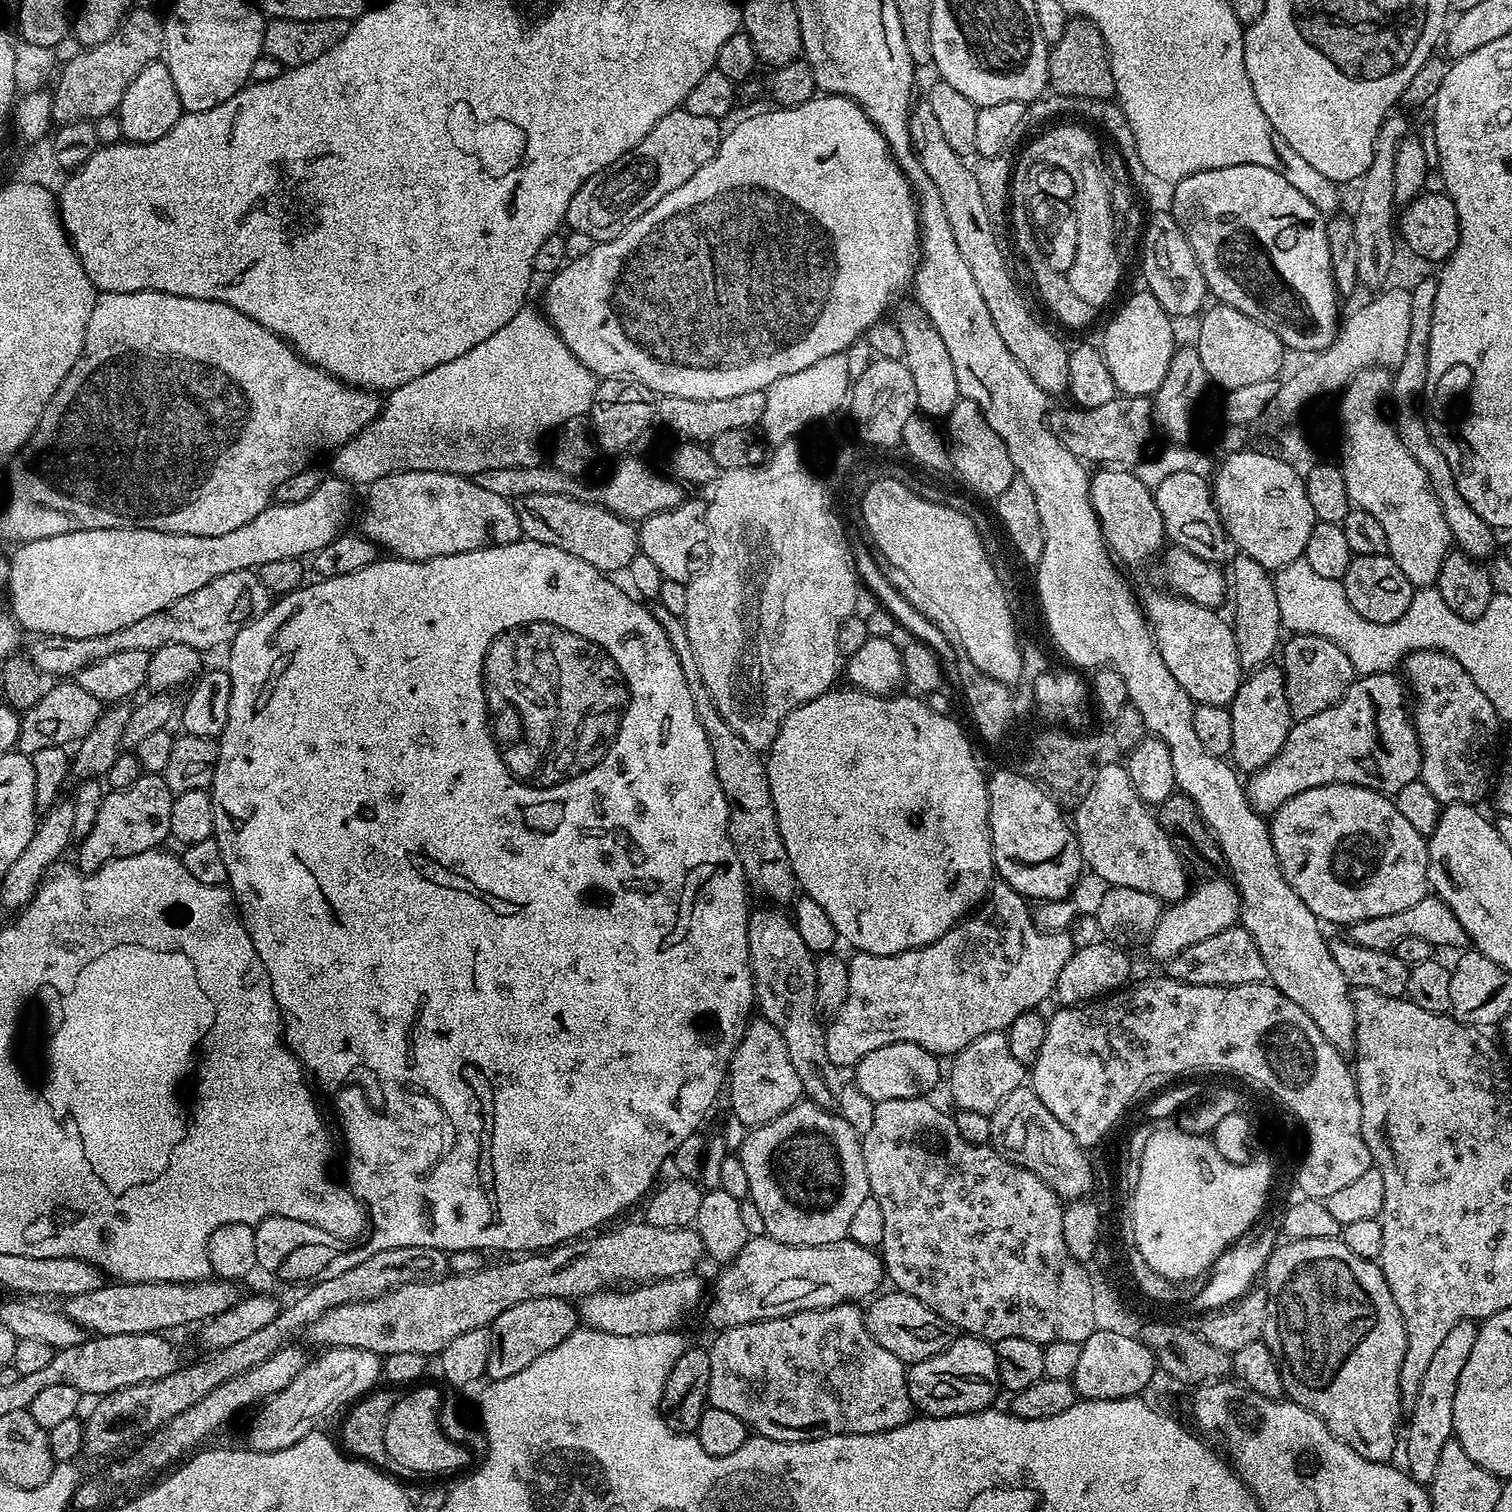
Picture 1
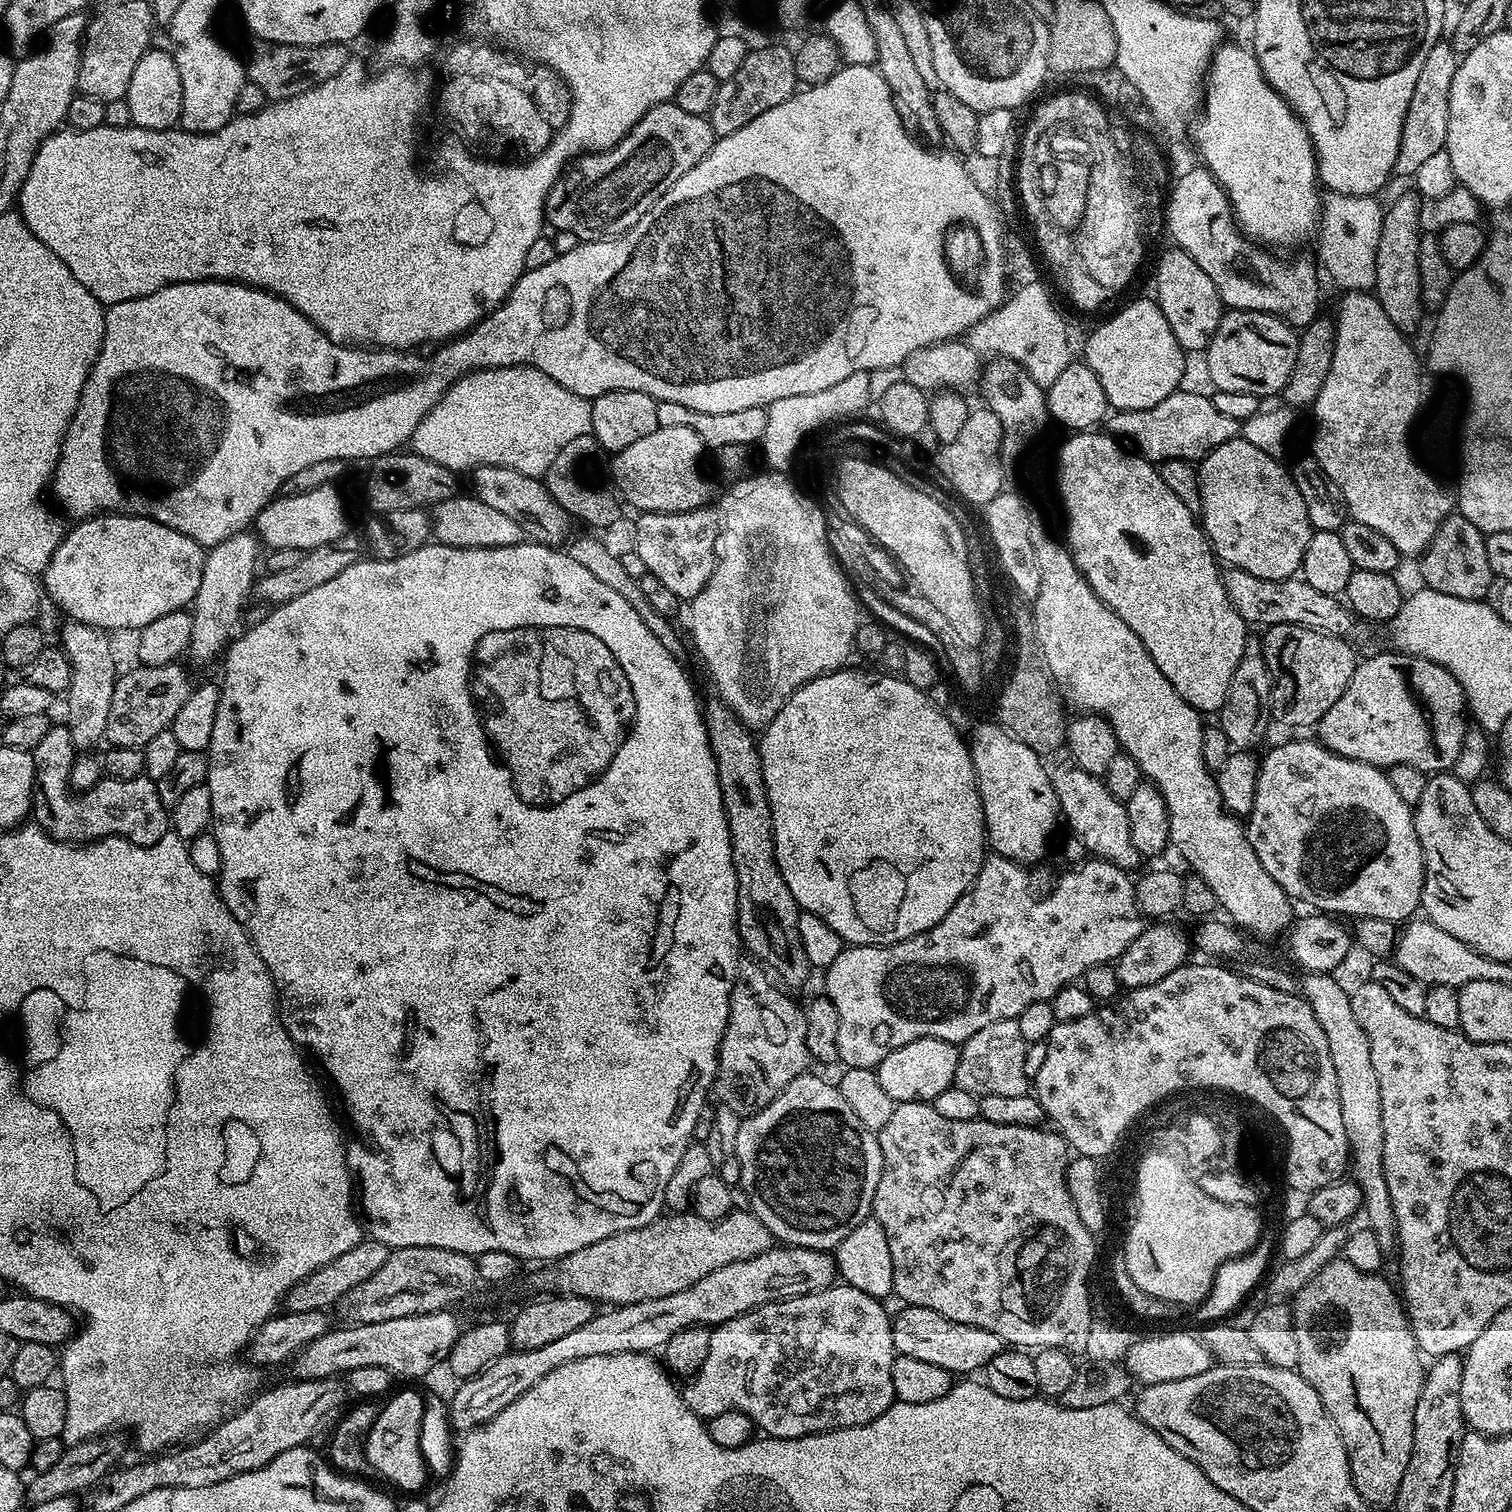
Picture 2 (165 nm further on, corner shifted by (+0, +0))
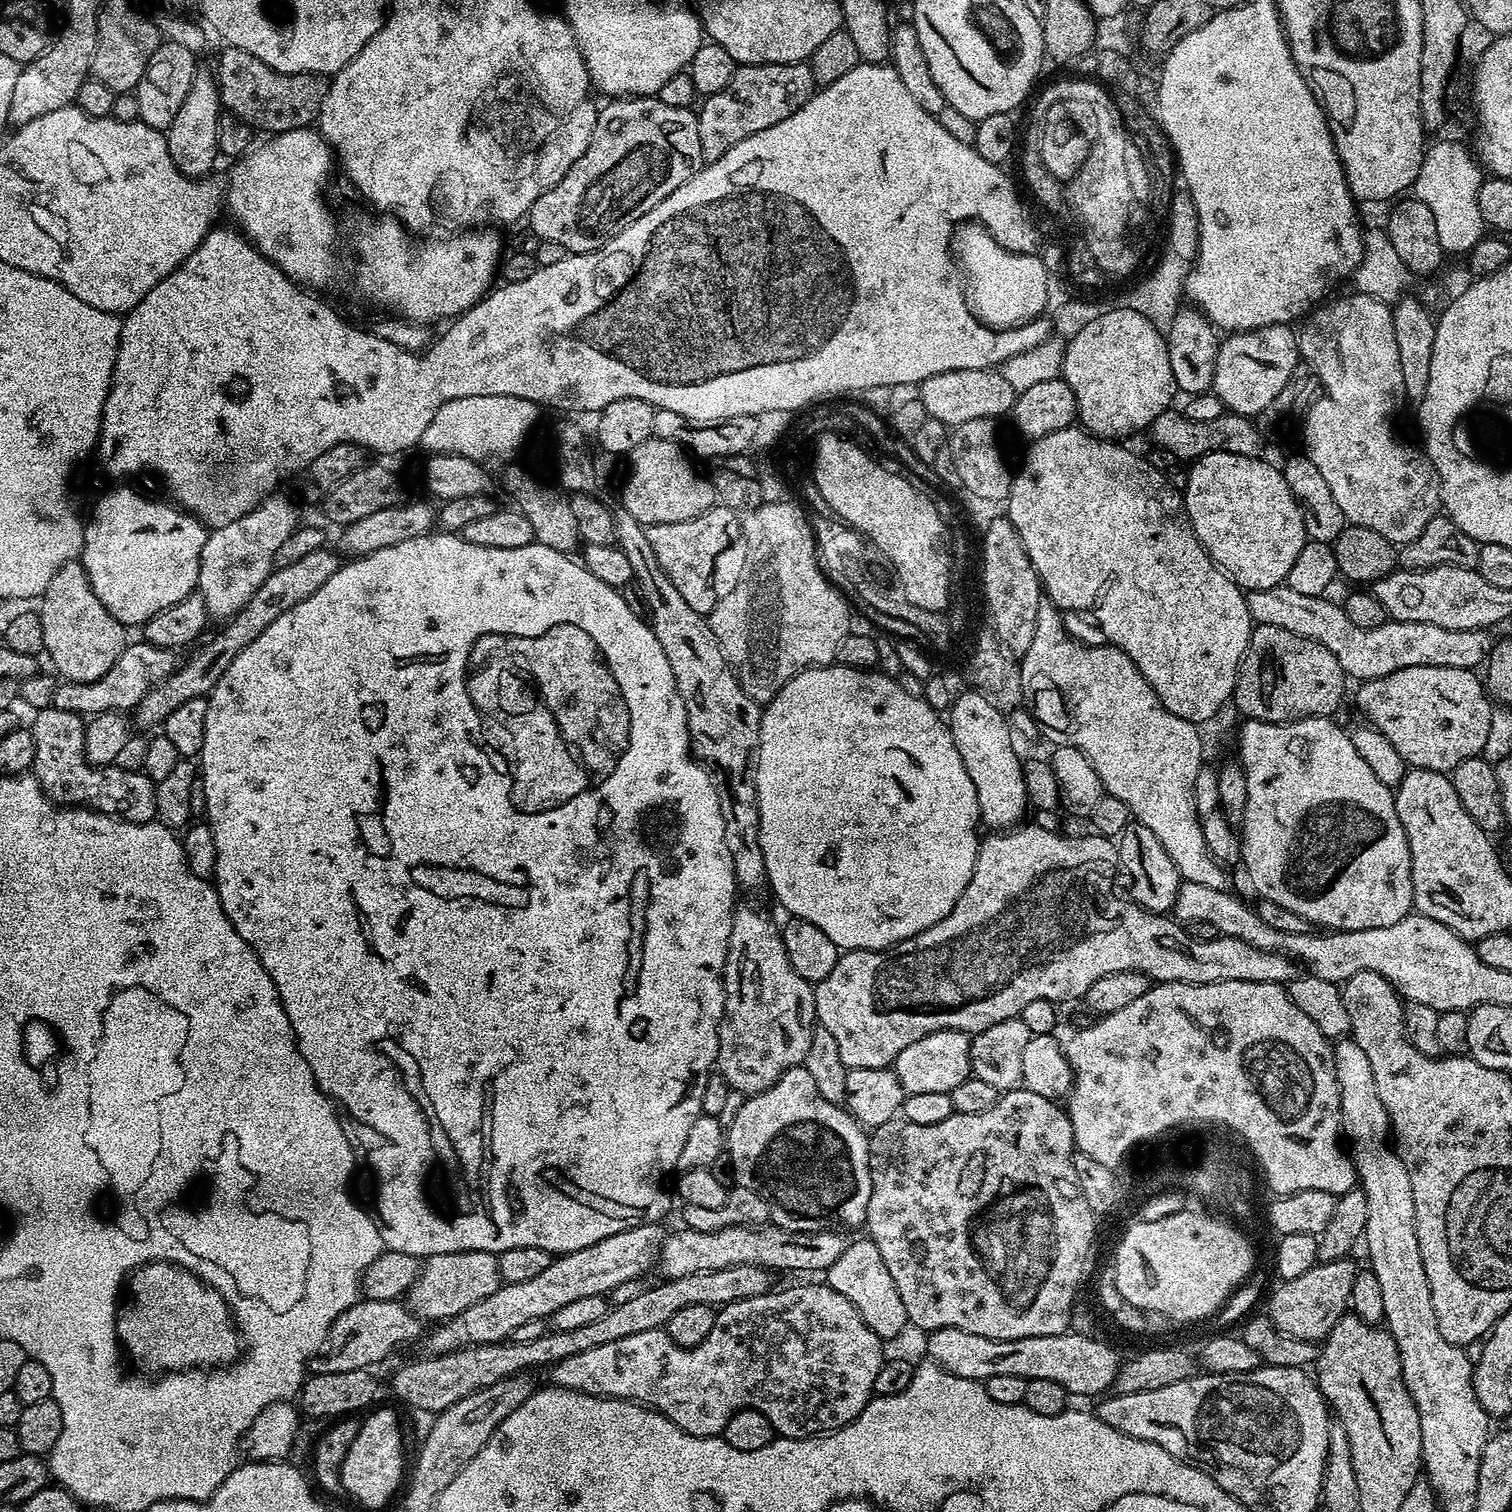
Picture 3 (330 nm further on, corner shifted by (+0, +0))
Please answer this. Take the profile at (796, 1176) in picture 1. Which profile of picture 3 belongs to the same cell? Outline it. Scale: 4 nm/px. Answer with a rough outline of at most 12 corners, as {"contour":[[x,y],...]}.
{"contour":[[786,1070],[726,1128],[735,1183],[795,1232],[861,1227],[870,1136]]}

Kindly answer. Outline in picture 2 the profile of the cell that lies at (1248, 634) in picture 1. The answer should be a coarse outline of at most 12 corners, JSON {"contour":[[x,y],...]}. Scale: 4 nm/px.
{"contour":[[1250,638],[1218,713],[1229,749],[1255,749],[1268,728],[1272,679]]}

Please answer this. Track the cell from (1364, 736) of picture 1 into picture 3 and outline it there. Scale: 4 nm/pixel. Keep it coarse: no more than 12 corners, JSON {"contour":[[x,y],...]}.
{"contour":[[1406,666],[1356,704],[1405,764],[1481,755],[1494,709],[1471,668]]}

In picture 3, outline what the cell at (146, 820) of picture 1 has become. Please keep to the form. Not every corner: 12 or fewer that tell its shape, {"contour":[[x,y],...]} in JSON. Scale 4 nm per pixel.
{"contour":[[32,717],[31,775],[54,804],[156,820],[143,771],[90,764],[85,721]]}

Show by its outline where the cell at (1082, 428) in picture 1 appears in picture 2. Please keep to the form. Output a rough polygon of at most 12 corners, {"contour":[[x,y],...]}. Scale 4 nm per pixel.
{"contour":[[1171,392],[1113,411],[1107,431],[1159,466],[1199,462],[1241,421],[1211,395]]}

